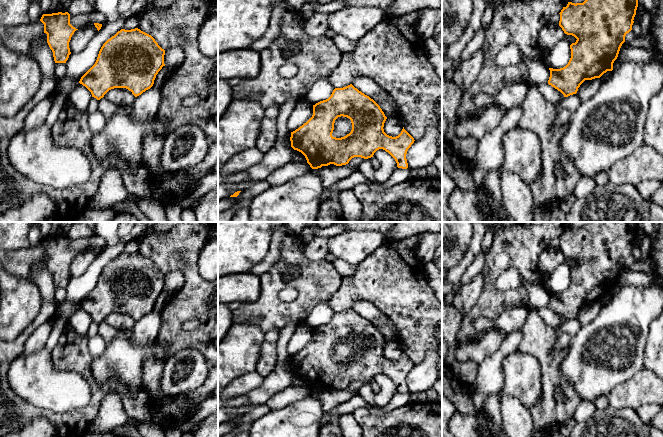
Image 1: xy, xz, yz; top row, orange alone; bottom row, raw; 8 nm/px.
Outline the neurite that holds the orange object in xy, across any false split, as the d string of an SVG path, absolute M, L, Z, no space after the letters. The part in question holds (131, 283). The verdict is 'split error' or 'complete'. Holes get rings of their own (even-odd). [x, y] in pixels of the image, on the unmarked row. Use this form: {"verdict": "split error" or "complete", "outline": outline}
{"verdict": "complete", "outline": "M138 252L121 253L103 268L95 288L81 301L79 307L97 324L114 312L126 312L137 321L153 310L156 299L165 290L164 279L165 274L151 259Z"}

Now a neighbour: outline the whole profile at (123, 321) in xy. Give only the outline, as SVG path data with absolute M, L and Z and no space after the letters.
M114 312L109 314L103 321L109 326L123 331L131 332L136 321L126 312Z

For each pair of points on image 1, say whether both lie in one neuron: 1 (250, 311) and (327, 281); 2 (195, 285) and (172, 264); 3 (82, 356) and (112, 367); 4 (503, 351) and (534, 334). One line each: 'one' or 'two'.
1: one
2: one
3: two
4: two

